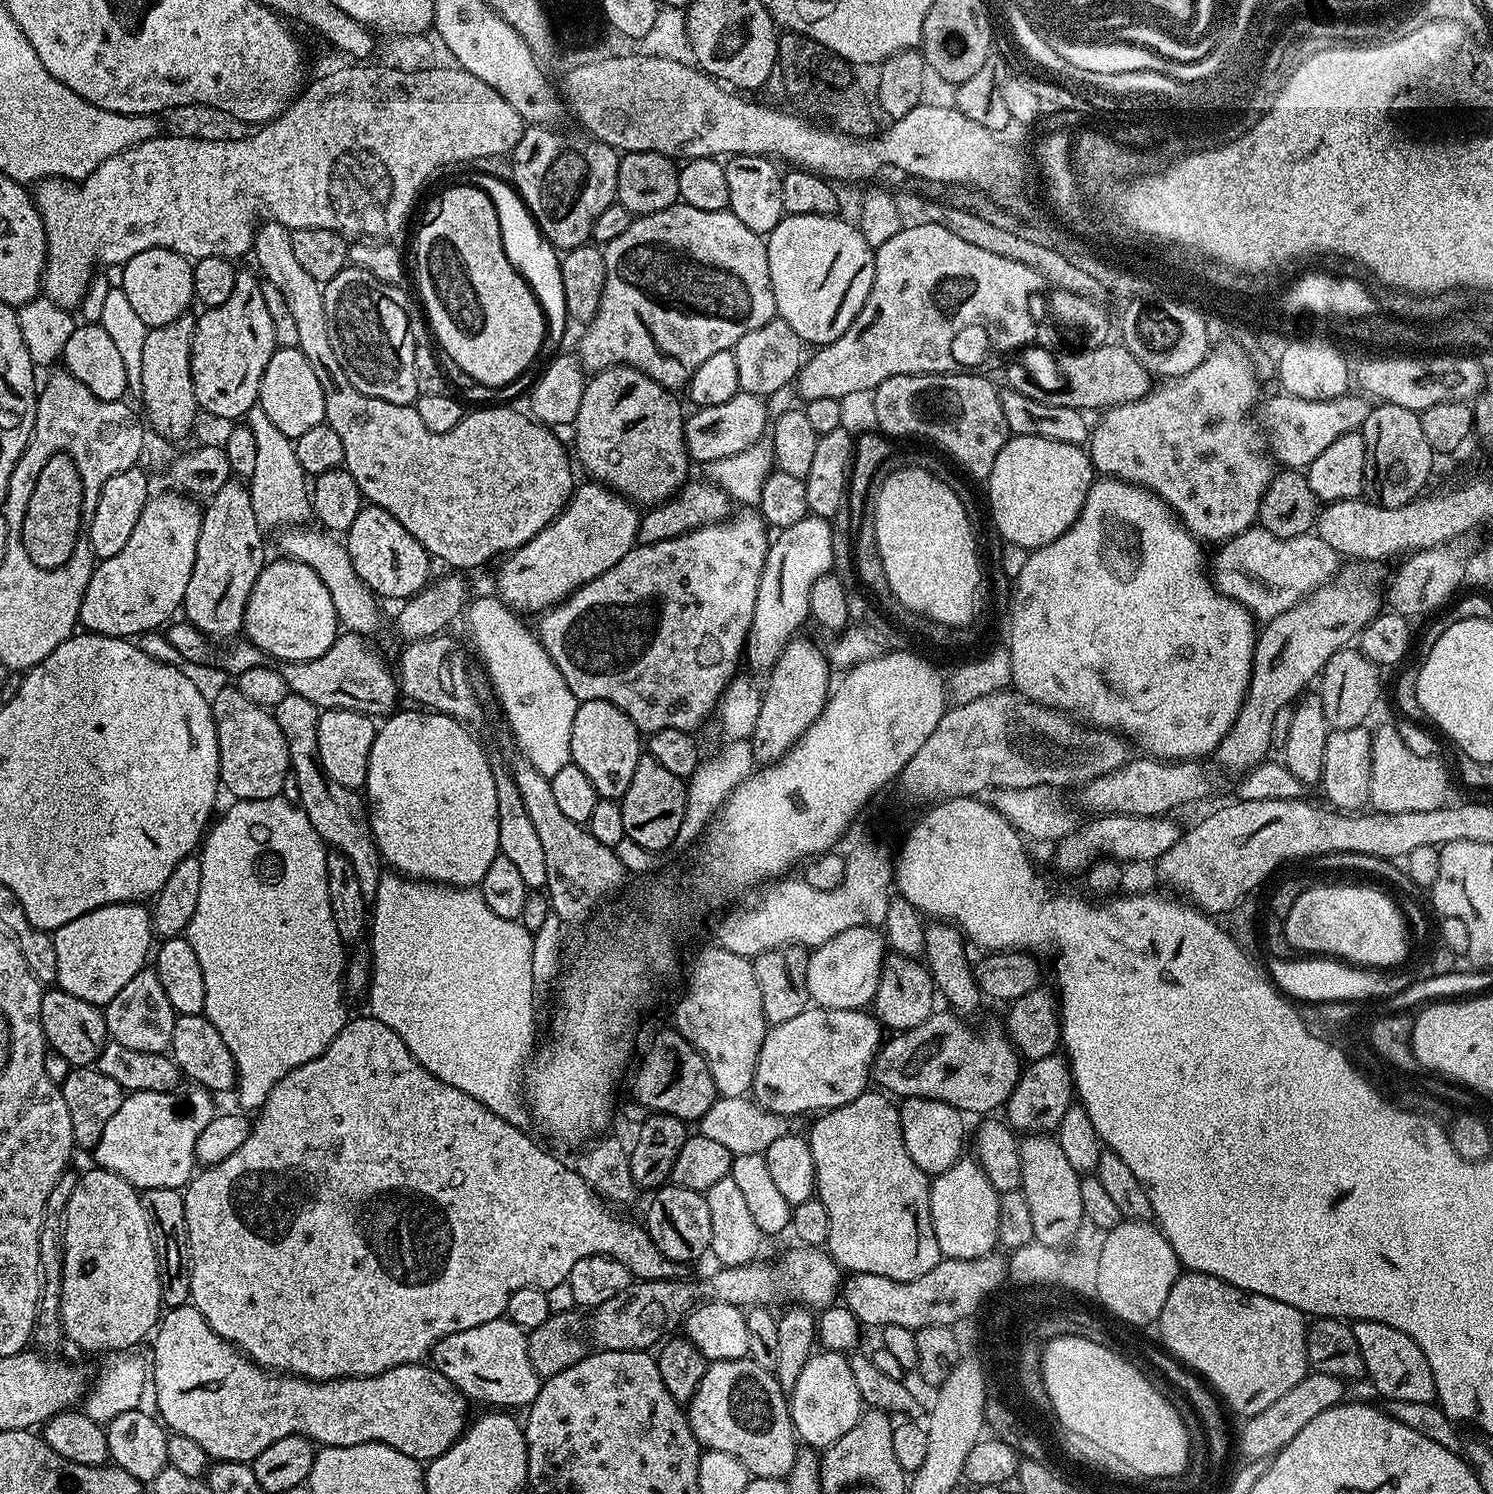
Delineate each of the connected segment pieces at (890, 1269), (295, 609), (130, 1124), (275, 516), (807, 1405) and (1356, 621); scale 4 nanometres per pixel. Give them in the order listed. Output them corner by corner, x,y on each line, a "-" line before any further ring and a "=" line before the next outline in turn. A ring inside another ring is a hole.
865,1090
854,1102
846,1102
846,1106
819,1113
813,1119
816,1121
812,1129
806,1132
816,1171
815,1195
822,1206
826,1206
826,1214
830,1217
826,1251
848,1274
882,1274
882,1278
895,1280
922,1278
922,1274
934,1270
942,1258
928,1201
930,1176
910,1158
910,1150
906,1150
899,1107
895,1103
892,1105
893,1101
883,1091
872,1091
=
279,559
273,564
272,561
265,563
258,574
258,582
254,582
254,590
250,590
250,598
244,611
243,635
273,661
313,660
326,654
326,650
330,650
330,646
336,640
338,635
336,607
330,598
330,590
326,590
322,578
318,578
318,574
310,570
310,566
297,560
=
193,1083
174,1092
127,1093
114,1118
106,1122
106,1130
102,1130
102,1138
94,1150
95,1167
126,1178
138,1190
183,1189
198,1168
198,1138
202,1138
202,1130
218,1115
218,1107
212,1100
215,1100
213,1093
=
260,407
250,413
250,427
254,434
254,446
258,446
258,466
250,481
254,502
254,518
262,530
279,529
281,526
304,526
313,519
312,502
306,487
306,473
298,466
293,437
282,434
-
305,480
305,484
304,484
-
280,524
280,525
279,525
=
827,1350
813,1354
806,1366
802,1366
802,1374
798,1374
798,1382
790,1394
790,1415
797,1437
816,1450
831,1448
854,1422
858,1422
861,1411
862,1401
848,1365
848,1356
=
1341,567
1333,579
1259,629
1244,705
1214,753
1222,767
1243,774
1265,763
1268,751
1274,748
1271,736
1278,710
1289,707
1307,689
1304,687
1319,677
1329,658
1340,648
1349,647
1381,611
1382,592
1376,589
1371,574
1364,569
1367,567
1352,567
1356,568

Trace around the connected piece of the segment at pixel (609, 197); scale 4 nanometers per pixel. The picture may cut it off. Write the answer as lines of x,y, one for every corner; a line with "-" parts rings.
556,126
525,127
522,138
512,147
510,153
512,160
510,180
532,217
536,219
536,225
540,227
544,239
549,240
557,250
567,250
589,243
598,214
602,214
606,206
617,203
616,187
621,153
591,134
585,134
580,130
559,132
560,130

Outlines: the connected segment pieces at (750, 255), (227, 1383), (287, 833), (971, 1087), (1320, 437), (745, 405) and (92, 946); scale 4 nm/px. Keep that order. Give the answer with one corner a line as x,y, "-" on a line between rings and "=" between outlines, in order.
677,202
671,208
655,212
649,216
638,216
633,219
629,228
623,234
618,234
614,242
603,245
604,261
606,262
606,286
602,292
600,309
594,319
587,321
584,337
580,340
578,359
589,373
603,372
606,368
615,368
618,364
627,364
639,372
645,372
654,382
658,382
669,390
683,389
691,380
694,370
710,358
710,354
727,352
735,349
738,338
742,334
750,334
750,330
758,330
758,326
766,326
776,316
774,290
770,286
770,266
768,265
768,245
765,237
759,236
750,226
738,222
738,218
730,210
694,210
694,206
=
186,1303
177,1308
165,1311
163,1315
161,1315
151,1344
152,1364
150,1360
150,1384
151,1387
152,1384
156,1387
157,1409
155,1408
155,1411
158,1413
159,1419
163,1421
175,1435
185,1436
186,1438
191,1438
193,1442
198,1442
198,1446
202,1446
202,1450
206,1450
206,1454
209,1458
216,1462
229,1460
235,1464
249,1463
256,1460
258,1454
262,1454
262,1450
266,1450
266,1446
272,1445
273,1442
278,1442
278,1438
286,1438
287,1436
305,1436
307,1440
329,1448
375,1442
390,1446
394,1450
398,1450
402,1454
406,1454
415,1460
431,1462
434,1458
438,1458
445,1452
445,1450
462,1435
466,1427
466,1421
469,1419
468,1407
470,1407
470,1404
464,1393
459,1392
441,1372
436,1371
435,1368
429,1366
427,1363
403,1364
402,1366
394,1366
390,1370
386,1370
377,1376
346,1376
338,1380
306,1380
303,1376
281,1374
275,1370
261,1368
259,1364
248,1359
240,1349
235,1348
233,1344
222,1339
222,1337
208,1325
206,1318
202,1318
202,1314
199,1310
192,1307
191,1303
=
279,795
265,800
236,800
225,810
224,817
220,821
217,819
207,829
198,852
202,882
197,909
194,910
186,931
186,939
190,942
190,946
194,946
194,955
198,958
198,966
202,966
202,978
206,981
206,1006
203,1015
208,1017
214,1030
222,1034
222,1042
226,1042
226,1050
232,1055
236,1067
234,1097
236,1096
237,1102
241,1104
239,1105
241,1109
263,1108
270,1090
274,1090
278,1081
286,1078
290,1070
321,1056
346,1023
346,1015
344,1016
346,989
342,983
346,945
338,934
338,926
334,926
334,914
330,910
330,898
326,886
326,858
329,849
323,838
314,830
314,826
308,824
304,809
293,801
292,805
290,801
284,799
283,795
=
940,1010
933,1011
932,1015
926,1018
926,1022
922,1022
913,1028
907,1028
904,1032
896,1032
895,1035
893,1035
893,1040
885,1039
883,1043
881,1043
880,1051
877,1052
876,1057
872,1059
871,1079
875,1081
875,1083
877,1080
877,1082
881,1084
877,1085
879,1085
885,1093
891,1094
893,1097
900,1096
899,1098
907,1098
910,1096
921,1096
922,1098
930,1098
931,1100
941,1100
950,1106
954,1106
962,1114
969,1114
968,1112
988,1112
984,1114
992,1114
995,1113
992,1112
995,1108
1003,1109
1008,1103
1014,1086
1020,1081
1020,1073
1022,1071
1021,1057
1018,1055
1016,1049
1013,1048
1011,1040
1008,1039
1007,1035
1001,1033
999,1036
996,1032
975,1032
974,1029
967,1028
967,1026
964,1025
967,1023
965,1023
957,1013
951,1010
943,1011
944,1012
940,1012
=
1287,394
1279,395
1269,398
1262,424
1270,441
1271,455
1279,463
1281,460
1284,463
1281,465
1288,470
1307,469
1308,464
1314,462
1314,458
1318,458
1318,454
1322,454
1330,442
1334,442
1334,438
1357,431
1368,416
1370,407
1369,401
1360,394
1345,394
1333,400
1307,400
=
738,393
730,402
721,402
719,406
696,408
684,422
684,445
689,457
700,466
705,466
716,459
739,454
765,435
770,424
768,408
761,397
754,394
=
140,902
107,904
66,922
66,926
51,933
51,938
54,942
54,954
58,957
56,984
60,989
66,994
74,994
74,998
82,998
82,1002
106,1006
112,1001
114,994
118,994
118,990
122,990
122,986
126,986
126,982
134,978
134,974
145,971
147,964
144,963
147,960
149,963
150,953
154,948
152,913

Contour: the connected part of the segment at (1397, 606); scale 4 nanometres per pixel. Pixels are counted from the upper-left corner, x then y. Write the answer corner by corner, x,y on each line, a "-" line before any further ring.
1460,542
1439,544
1437,547
1411,553
1403,559
1388,584
1388,592
1386,588
1389,607
1400,615
1415,618
1442,607
1447,601
1448,604
1451,601
1450,596
1457,590
1466,574
1466,550
1462,545

